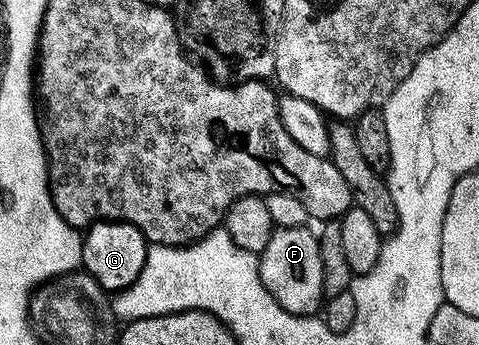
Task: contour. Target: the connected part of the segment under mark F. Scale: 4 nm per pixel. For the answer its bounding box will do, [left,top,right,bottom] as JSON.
[258,226,325,316]

